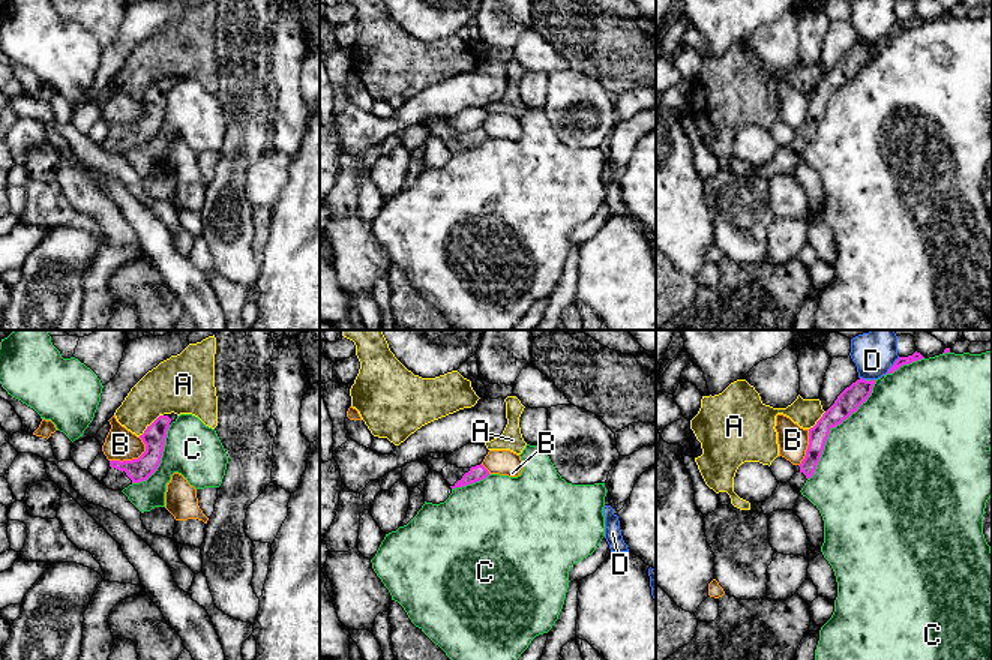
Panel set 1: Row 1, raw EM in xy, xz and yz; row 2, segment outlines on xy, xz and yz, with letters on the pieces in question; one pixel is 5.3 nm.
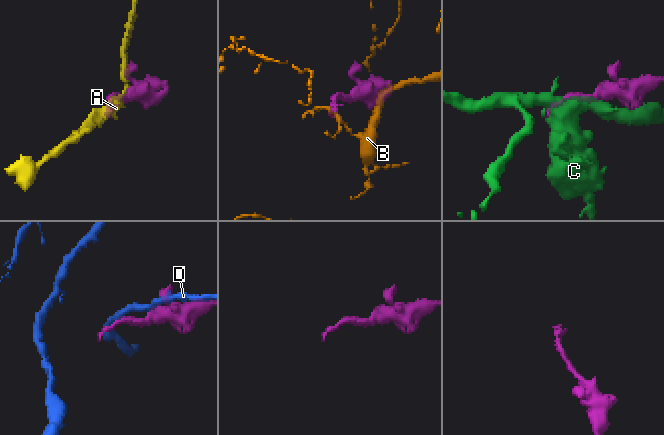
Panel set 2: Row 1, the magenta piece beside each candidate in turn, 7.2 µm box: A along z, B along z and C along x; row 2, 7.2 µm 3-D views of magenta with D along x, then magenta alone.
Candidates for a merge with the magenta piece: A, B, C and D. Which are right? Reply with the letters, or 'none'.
none

